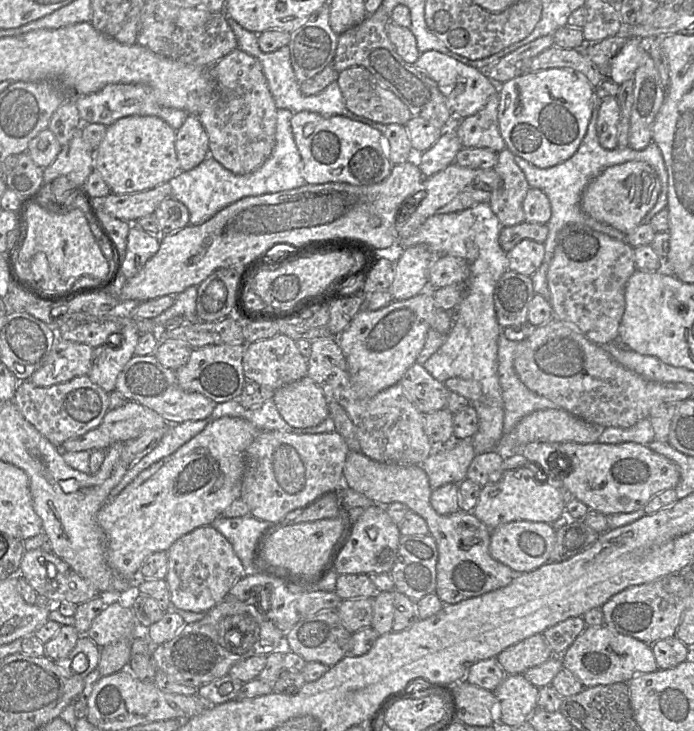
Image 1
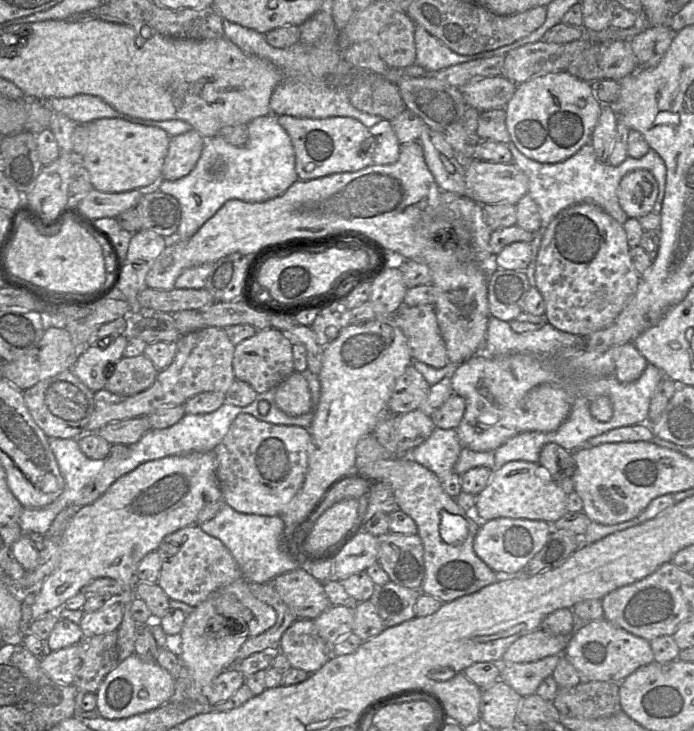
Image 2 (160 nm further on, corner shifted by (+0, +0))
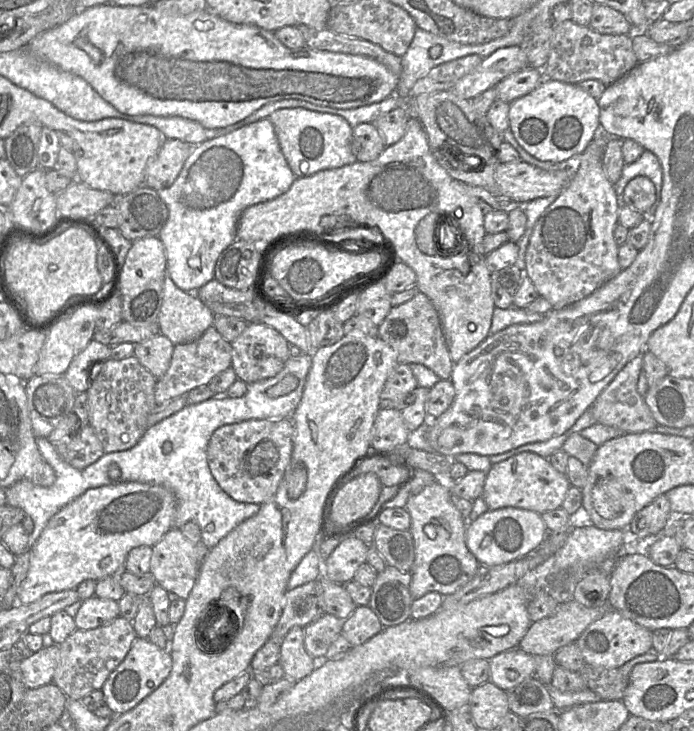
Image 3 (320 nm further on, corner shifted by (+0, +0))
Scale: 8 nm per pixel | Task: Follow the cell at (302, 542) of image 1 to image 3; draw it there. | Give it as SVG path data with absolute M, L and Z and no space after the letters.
M374 472L363 473L353 479L348 479L341 485L334 498L331 508L332 521L339 525L347 524L359 518L367 521L368 514L375 506L379 496L382 494L382 488L383 486Z

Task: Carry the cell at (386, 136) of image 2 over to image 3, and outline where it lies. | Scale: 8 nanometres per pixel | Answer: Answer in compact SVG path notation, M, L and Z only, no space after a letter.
M361 123L353 127L352 151L358 161L373 161L385 148L384 140L373 123Z

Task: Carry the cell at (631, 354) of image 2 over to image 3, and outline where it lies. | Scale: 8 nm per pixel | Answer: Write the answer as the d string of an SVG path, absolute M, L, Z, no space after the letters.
M636 356L602 390L594 404L589 408L592 411L596 423L612 426L621 430L623 433L654 431L658 423L653 417L644 397L637 391L637 384L642 370L642 356Z

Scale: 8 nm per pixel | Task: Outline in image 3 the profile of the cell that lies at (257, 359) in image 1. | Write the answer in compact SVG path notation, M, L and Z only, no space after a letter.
M261 322L248 323L246 329L231 345L231 366L237 379L246 384L276 376L290 357L290 344L287 340L277 330Z

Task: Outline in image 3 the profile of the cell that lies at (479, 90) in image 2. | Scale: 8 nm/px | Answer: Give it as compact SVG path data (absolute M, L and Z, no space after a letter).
M534 67L512 73L495 86L496 99L510 104L535 90L544 78L542 69Z

